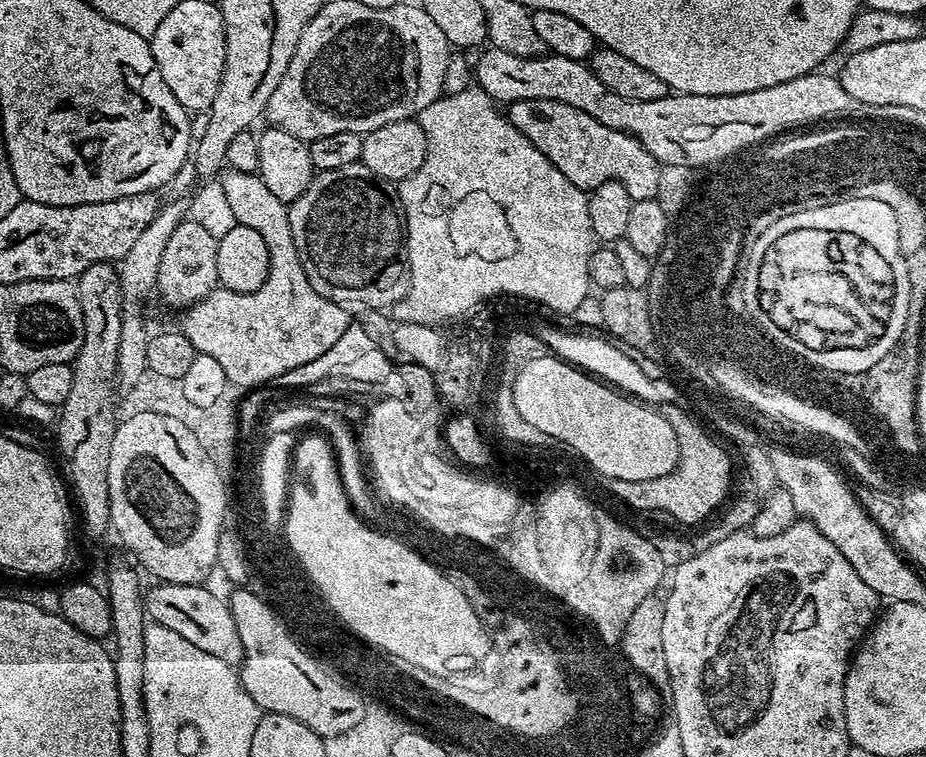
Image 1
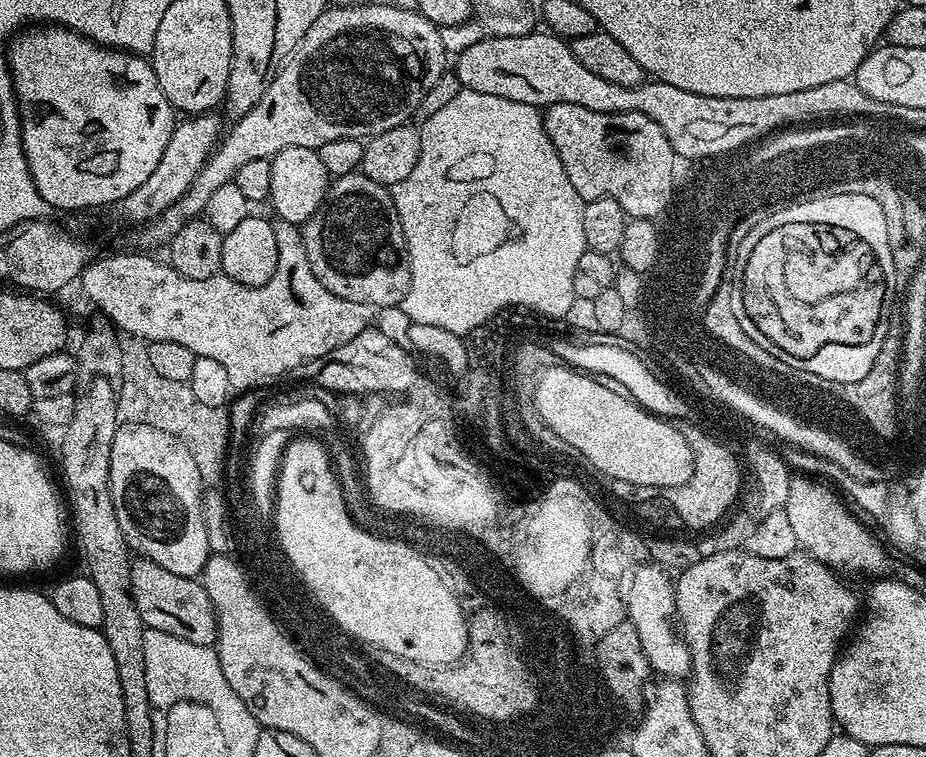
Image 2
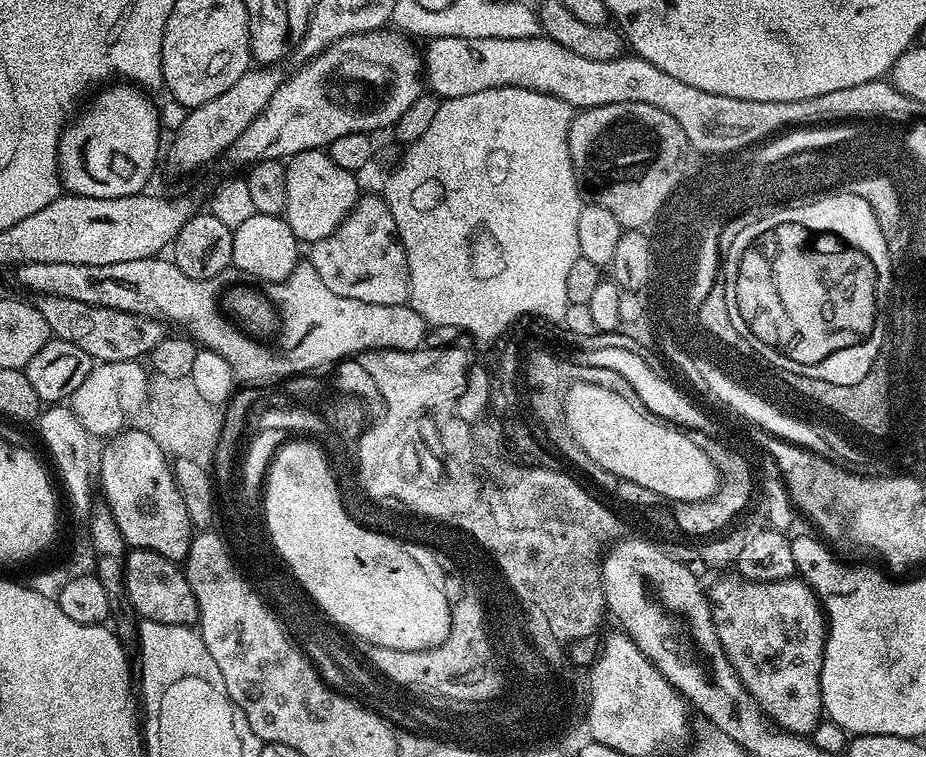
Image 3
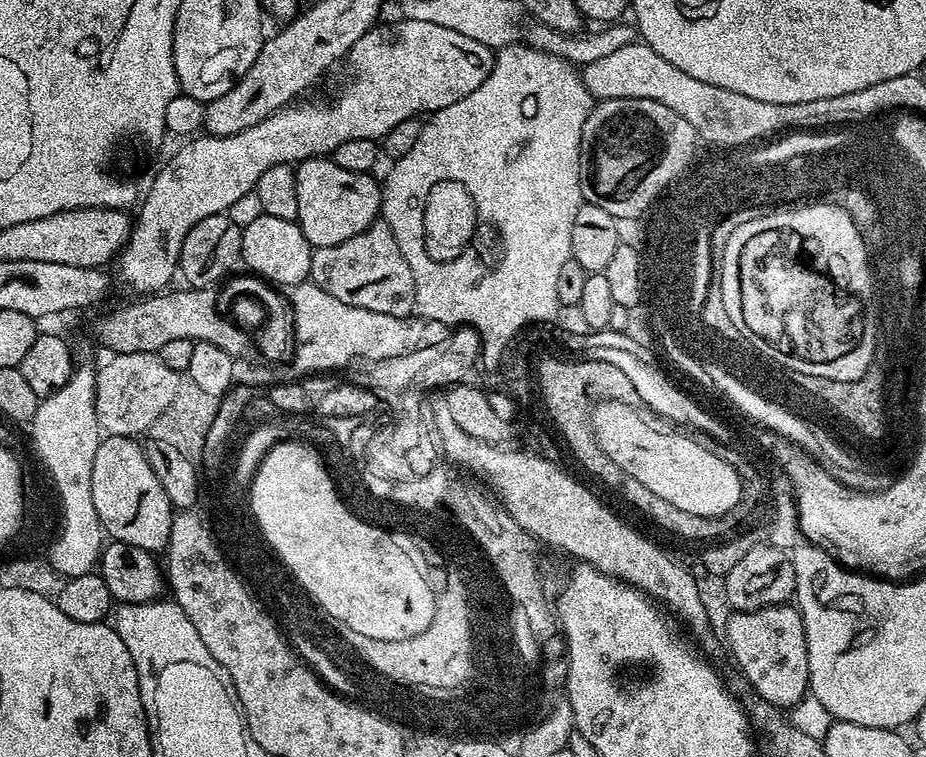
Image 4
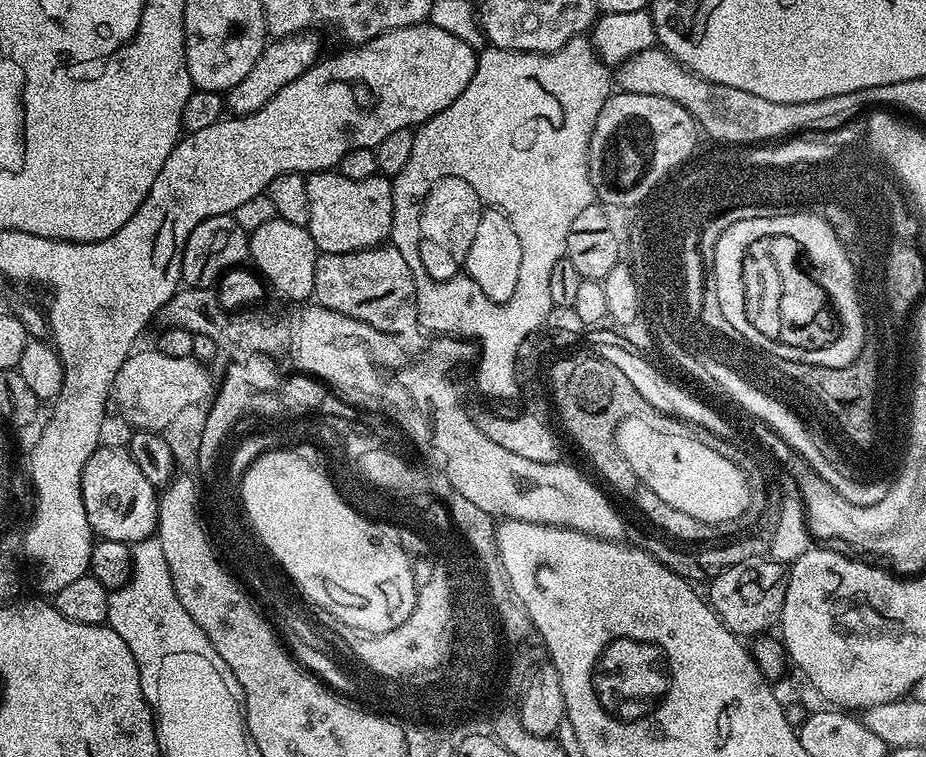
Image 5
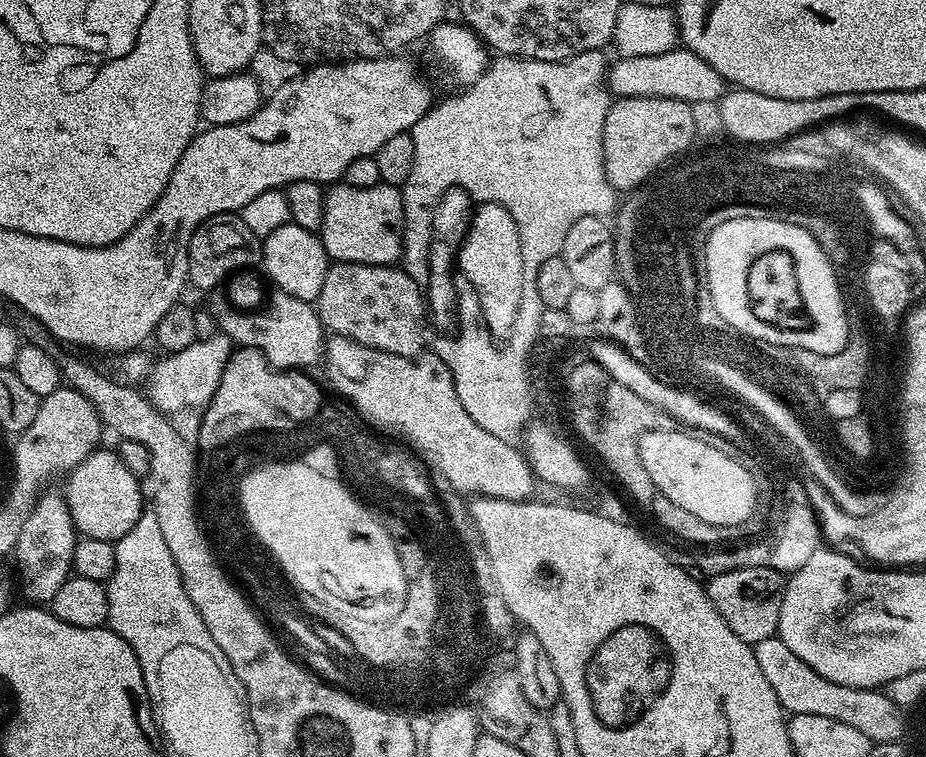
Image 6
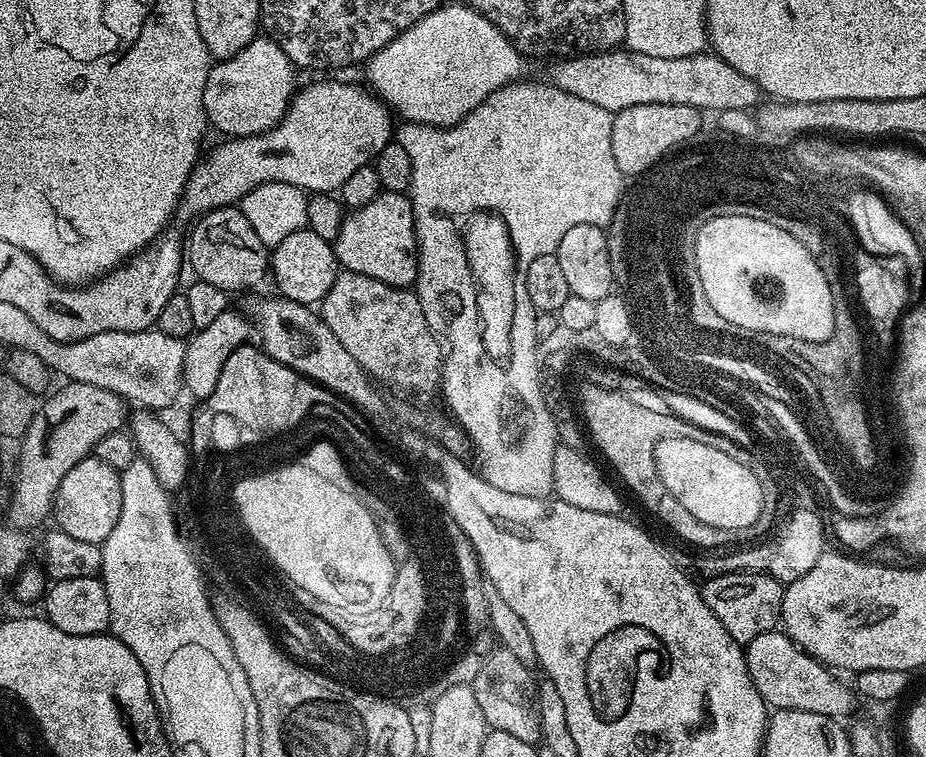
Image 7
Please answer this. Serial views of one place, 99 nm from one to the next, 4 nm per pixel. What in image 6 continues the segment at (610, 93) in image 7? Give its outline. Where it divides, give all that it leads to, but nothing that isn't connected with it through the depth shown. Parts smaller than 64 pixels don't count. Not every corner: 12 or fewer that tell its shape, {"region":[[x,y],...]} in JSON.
{"region":[[698,54],[617,59],[613,97],[715,105],[726,81]]}

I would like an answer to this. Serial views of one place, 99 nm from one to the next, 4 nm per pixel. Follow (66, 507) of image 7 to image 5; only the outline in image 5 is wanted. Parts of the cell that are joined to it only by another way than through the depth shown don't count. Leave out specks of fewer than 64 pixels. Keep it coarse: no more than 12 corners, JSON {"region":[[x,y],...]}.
{"region":[[127,447],[82,470],[93,533],[129,546],[156,531],[158,489]]}

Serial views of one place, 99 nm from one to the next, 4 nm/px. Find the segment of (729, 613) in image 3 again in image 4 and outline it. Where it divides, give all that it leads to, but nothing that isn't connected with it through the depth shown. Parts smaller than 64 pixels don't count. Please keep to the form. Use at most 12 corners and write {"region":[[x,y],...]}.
{"region":[[791,603],[733,611],[728,648],[755,695],[809,695],[806,634]]}

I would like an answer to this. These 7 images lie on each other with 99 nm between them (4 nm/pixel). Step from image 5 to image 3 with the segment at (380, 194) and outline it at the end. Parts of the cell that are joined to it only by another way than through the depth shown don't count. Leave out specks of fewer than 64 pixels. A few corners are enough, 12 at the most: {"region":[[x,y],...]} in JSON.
{"region":[[311,148],[286,164],[282,215],[311,246],[361,195],[357,173]]}

